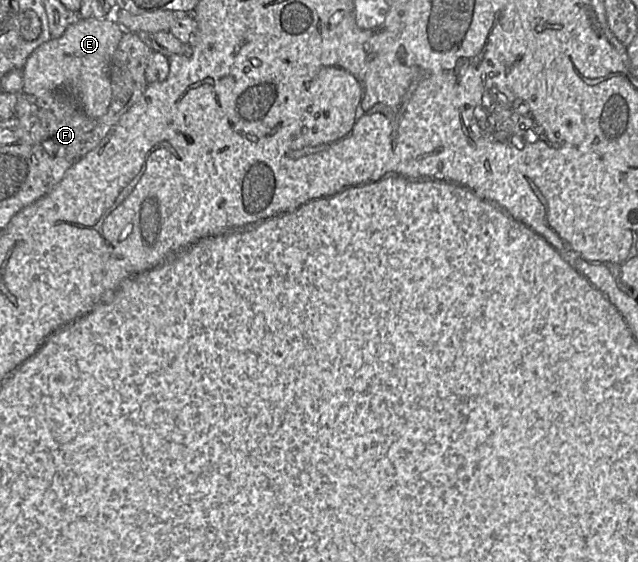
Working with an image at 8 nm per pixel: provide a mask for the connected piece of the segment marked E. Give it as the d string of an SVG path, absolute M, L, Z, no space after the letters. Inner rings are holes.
M80 18L59 38L51 38L29 56L23 67L23 93L43 95L65 87L73 91L88 117L103 116L108 110L112 97L111 58L124 31L114 19Z

